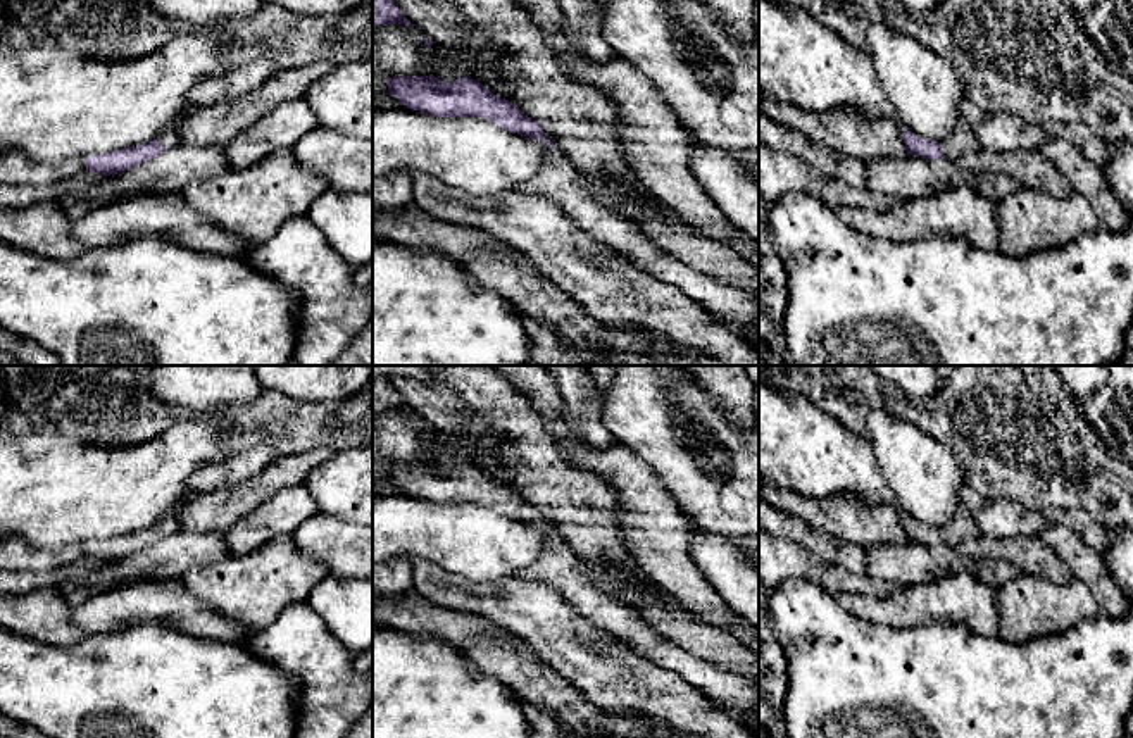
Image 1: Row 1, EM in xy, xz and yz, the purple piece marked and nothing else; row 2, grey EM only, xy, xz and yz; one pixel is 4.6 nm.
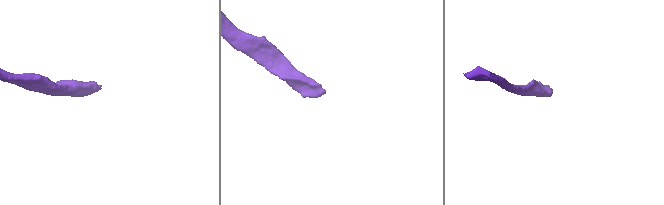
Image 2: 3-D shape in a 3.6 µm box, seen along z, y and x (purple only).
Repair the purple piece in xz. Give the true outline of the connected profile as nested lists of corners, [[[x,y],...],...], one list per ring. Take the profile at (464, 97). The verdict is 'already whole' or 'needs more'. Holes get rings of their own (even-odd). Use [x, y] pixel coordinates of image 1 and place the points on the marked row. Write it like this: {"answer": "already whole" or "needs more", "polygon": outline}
{"answer": "needs more", "polygon": [[[405,76],[390,78],[386,86],[410,110],[421,110],[433,117],[488,119],[505,131],[541,138],[548,152],[538,172],[519,184],[517,191],[552,200],[578,228],[629,259],[638,269],[676,286],[710,314],[745,324],[752,336],[759,336],[759,303],[755,300],[660,252],[633,221],[595,198],[567,155],[548,141],[543,124],[529,119],[516,103],[495,97],[471,78],[441,83],[436,76]]]}

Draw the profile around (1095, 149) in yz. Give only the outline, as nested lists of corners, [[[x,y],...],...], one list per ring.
[[[1045,121],[1036,124],[1048,138],[1062,138],[1083,152],[1083,155],[1104,166],[1111,157],[1111,143],[1080,121]]]

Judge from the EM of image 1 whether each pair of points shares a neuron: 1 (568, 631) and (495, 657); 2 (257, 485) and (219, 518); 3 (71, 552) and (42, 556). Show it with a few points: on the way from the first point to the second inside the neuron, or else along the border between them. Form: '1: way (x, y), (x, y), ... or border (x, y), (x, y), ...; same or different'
1: border (509, 631), (521, 637), (559, 673); different
2: way (249, 494), (228, 509); same
3: way (64, 556), (49, 556); same

